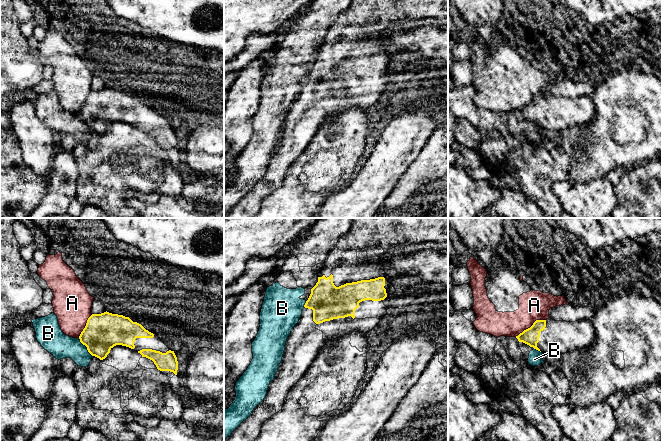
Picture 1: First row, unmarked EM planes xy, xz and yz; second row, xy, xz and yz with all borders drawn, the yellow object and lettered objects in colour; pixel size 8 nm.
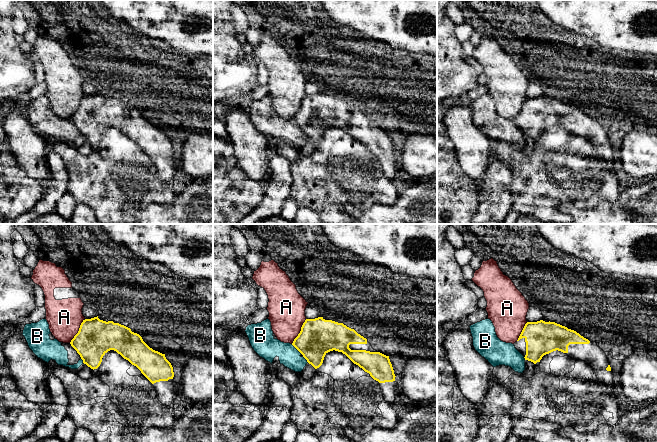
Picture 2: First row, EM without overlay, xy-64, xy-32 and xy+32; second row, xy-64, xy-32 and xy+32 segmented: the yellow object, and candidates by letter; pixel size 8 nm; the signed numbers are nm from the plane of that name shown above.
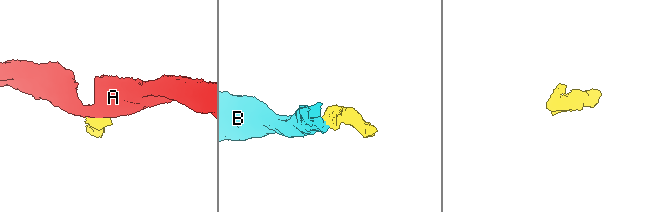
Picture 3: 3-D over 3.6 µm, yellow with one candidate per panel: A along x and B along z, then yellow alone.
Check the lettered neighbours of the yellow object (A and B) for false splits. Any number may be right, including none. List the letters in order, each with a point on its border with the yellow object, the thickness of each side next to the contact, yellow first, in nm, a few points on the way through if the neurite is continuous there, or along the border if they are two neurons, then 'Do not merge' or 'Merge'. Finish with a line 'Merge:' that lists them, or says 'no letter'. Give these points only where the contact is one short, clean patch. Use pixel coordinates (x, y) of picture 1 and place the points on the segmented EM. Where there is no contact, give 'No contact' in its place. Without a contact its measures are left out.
A: Touches yellow at yz (531, 326). Thickness 140 nm (yellow) against 240 nm. Do not merge
B: Touches yellow at xy (87, 348). Thickness 300 nm (yellow) against 170 nm. Boundary: xy (79, 340), (92, 355). Do not merge
Merge: no letter

